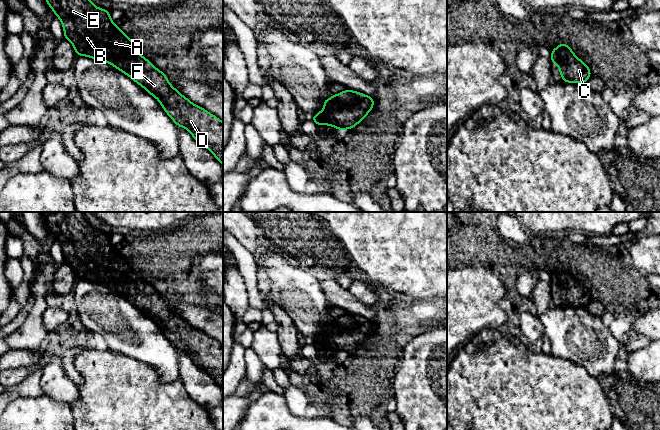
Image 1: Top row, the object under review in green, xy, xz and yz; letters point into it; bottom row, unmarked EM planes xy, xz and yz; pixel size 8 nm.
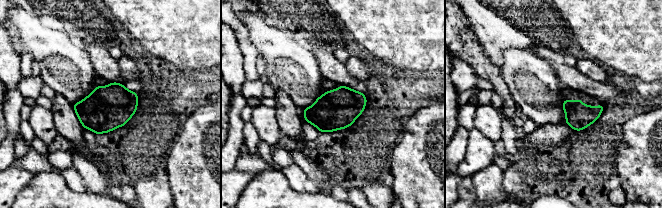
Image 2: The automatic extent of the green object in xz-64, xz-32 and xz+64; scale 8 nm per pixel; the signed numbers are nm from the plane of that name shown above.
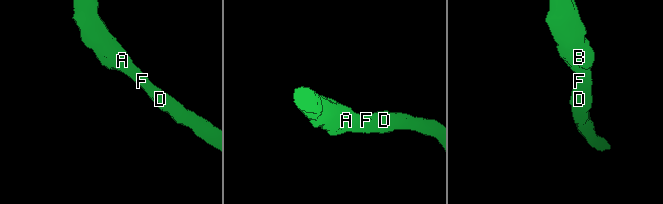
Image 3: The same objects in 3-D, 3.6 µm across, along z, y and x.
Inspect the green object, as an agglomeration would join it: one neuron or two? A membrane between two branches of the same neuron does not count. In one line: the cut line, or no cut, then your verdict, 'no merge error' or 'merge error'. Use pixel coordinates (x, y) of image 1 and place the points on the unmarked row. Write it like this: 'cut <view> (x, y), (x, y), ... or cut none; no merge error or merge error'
cut none; no merge error

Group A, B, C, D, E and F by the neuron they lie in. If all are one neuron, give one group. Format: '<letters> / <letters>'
A B C D E F

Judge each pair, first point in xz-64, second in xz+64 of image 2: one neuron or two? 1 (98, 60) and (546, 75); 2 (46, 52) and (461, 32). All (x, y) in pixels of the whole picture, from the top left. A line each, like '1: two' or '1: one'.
1: two
2: two

